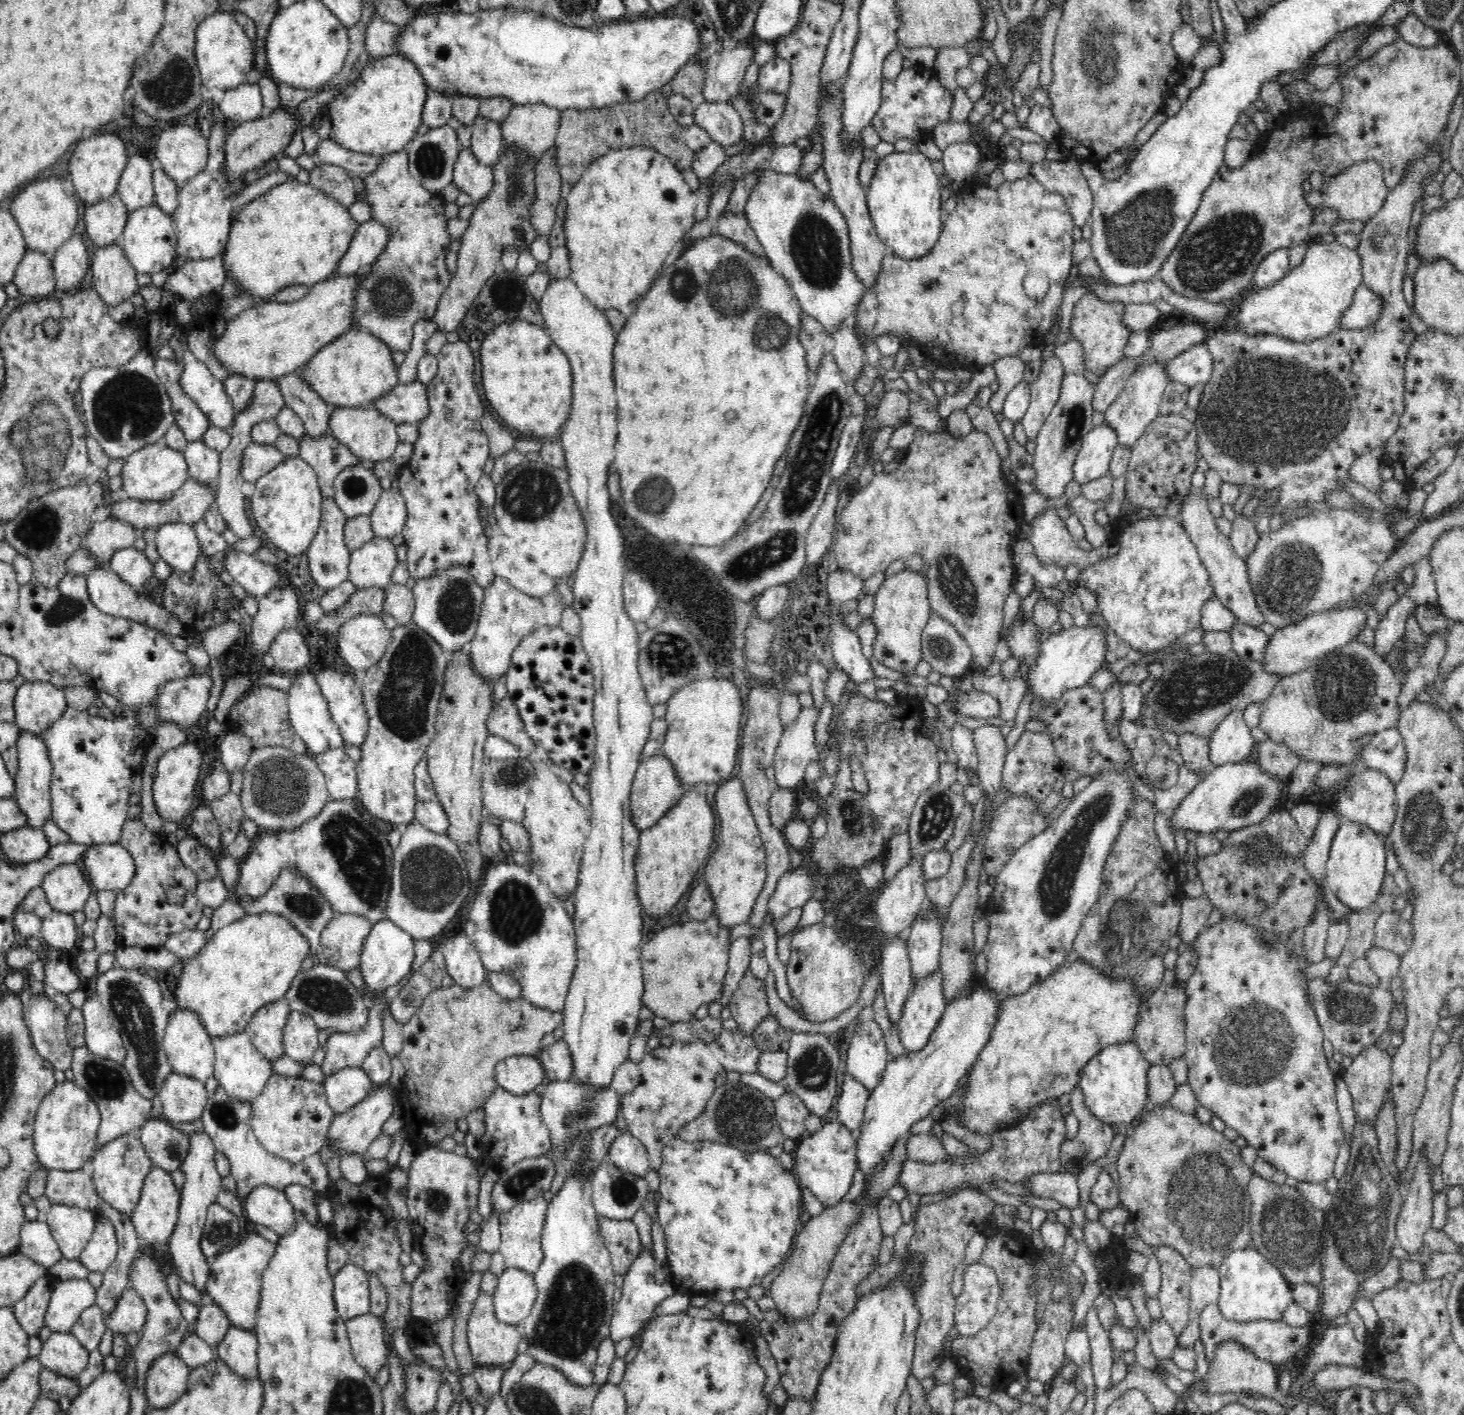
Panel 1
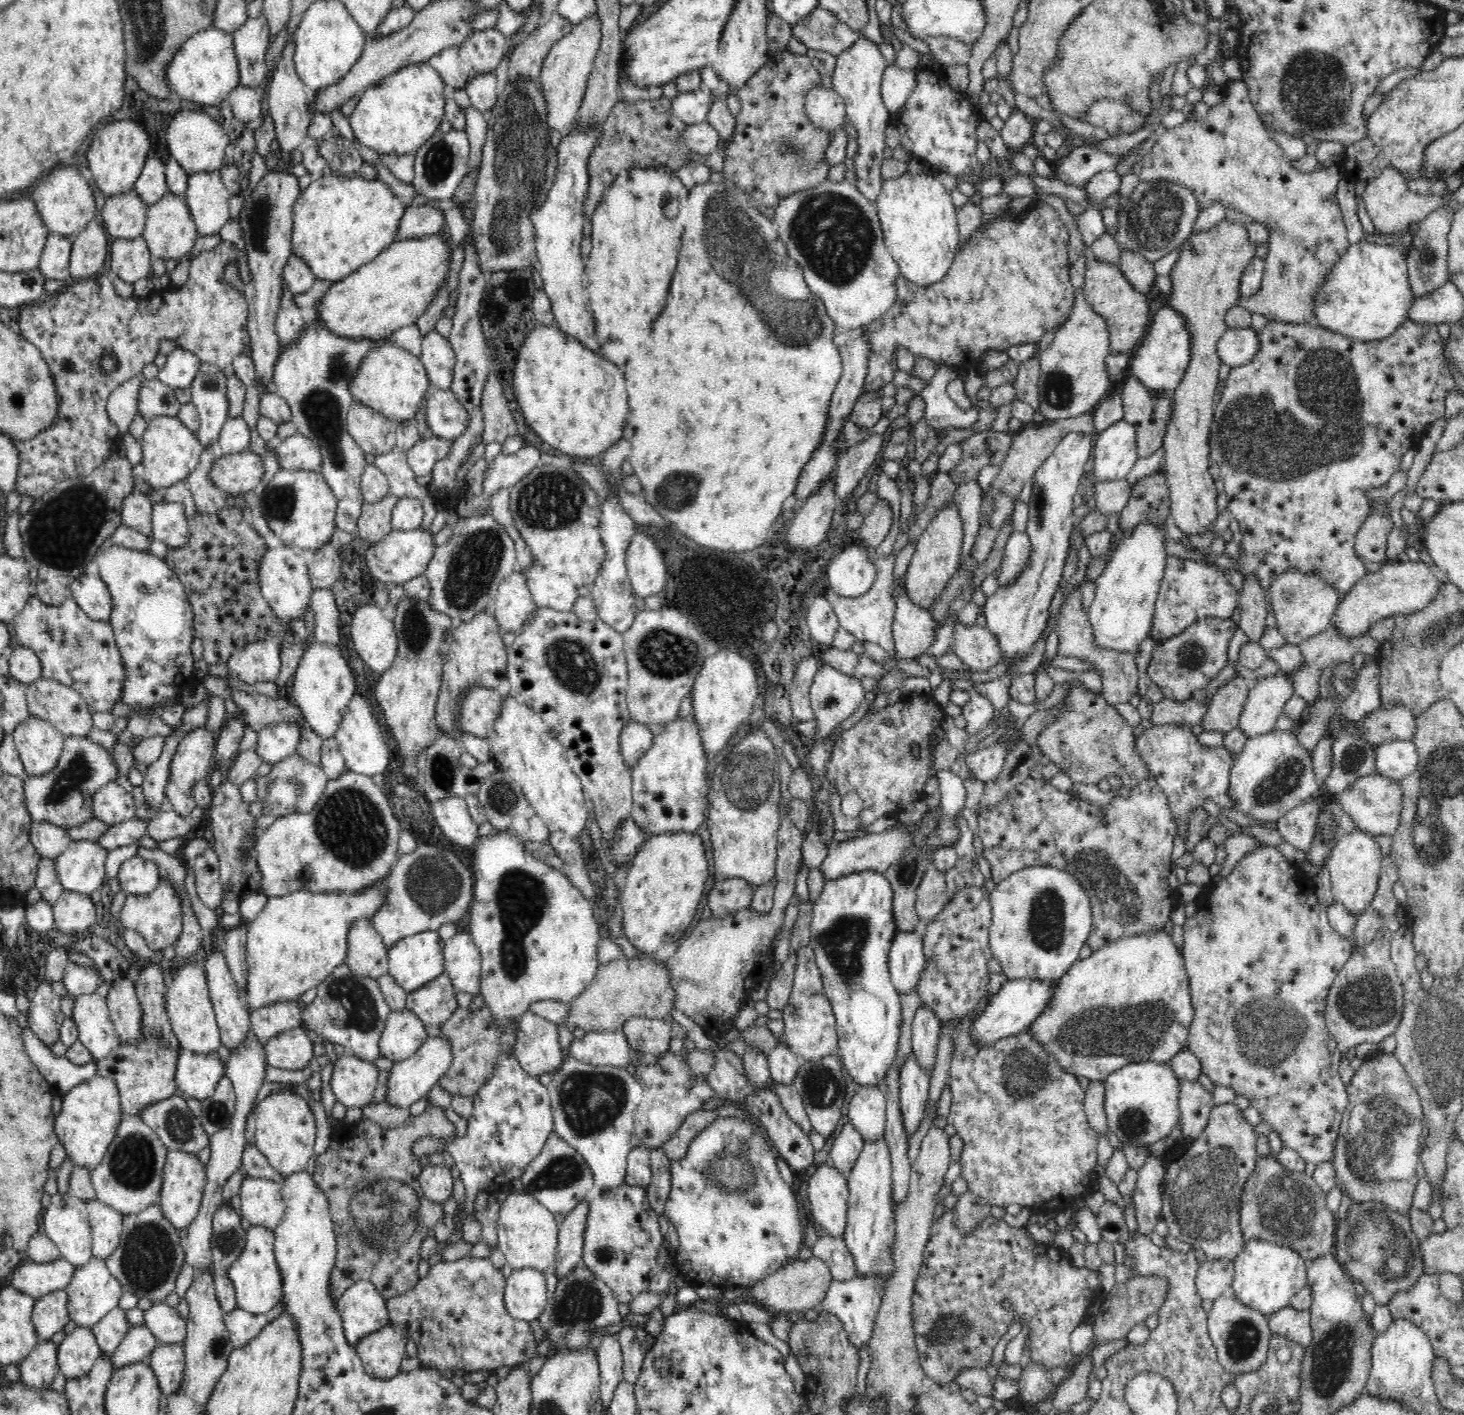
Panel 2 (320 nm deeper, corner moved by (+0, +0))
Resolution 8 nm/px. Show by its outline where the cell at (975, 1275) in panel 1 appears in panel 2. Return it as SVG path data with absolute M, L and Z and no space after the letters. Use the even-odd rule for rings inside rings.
M952 1208L945 1209L942 1216L933 1222L930 1228L930 1236L928 1237L929 1242L926 1244L926 1249L923 1251L922 1264L918 1276L916 1277L911 1303L913 1331L915 1332L915 1345L917 1346L919 1361L924 1372L930 1378L933 1378L936 1383L946 1387L956 1380L956 1374L958 1374L962 1368L984 1368L986 1364L991 1362L995 1343L1000 1340L1003 1334L1006 1334L1014 1316L1019 1316L1022 1320L1021 1323L1025 1322L1025 1324L1028 1324L1028 1328L1030 1328L1027 1337L1030 1338L1029 1348L1032 1363L1042 1364L1048 1370L1052 1370L1056 1368L1056 1366L1065 1368L1070 1364L1073 1355L1073 1350L1070 1345L1072 1330L1084 1322L1088 1304L1092 1304L1092 1298L1095 1297L1094 1294L1101 1288L1100 1279L1098 1279L1098 1273L1096 1273L1096 1271L1088 1269L1086 1266L1075 1267L1068 1254L1056 1250L1056 1247L1039 1244L1034 1238L1030 1237L1025 1227L1012 1227L1008 1225L1004 1219L994 1218L991 1214L977 1226L977 1229L973 1233L962 1235L962 1233L958 1231L956 1223L954 1223Z

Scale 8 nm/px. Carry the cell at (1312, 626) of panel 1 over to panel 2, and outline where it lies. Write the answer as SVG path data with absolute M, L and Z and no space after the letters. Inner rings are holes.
M1402 558L1395 562L1385 562L1375 573L1368 572L1339 598L1338 606L1332 614L1334 626L1340 628L1342 638L1356 638L1369 633L1374 623L1388 616L1398 614L1414 614L1430 604L1434 594L1438 594L1438 586L1443 576L1433 562L1422 560L1413 562Z

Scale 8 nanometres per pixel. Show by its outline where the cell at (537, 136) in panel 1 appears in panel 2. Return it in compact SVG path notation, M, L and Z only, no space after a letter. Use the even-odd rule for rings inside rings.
M595 9L589 17L573 25L570 34L556 42L546 56L546 60L542 62L542 70L537 80L538 85L542 87L542 96L546 99L546 109L548 109L546 125L550 126L550 129L564 132L578 116L584 90L600 48L600 38L602 38L602 23Z

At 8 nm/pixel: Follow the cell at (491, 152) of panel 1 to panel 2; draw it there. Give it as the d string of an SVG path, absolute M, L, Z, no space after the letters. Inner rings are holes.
M492 71L474 75L468 79L465 90L472 107L482 114L488 113L497 101L496 75Z

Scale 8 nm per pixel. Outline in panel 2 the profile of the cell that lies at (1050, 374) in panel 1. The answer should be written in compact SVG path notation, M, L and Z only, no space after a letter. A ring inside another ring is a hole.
M1036 188L1040 200L1046 202L1050 206L1054 206L1054 210L1058 210L1058 214L1062 214L1062 222L1066 226L1066 231L1070 234L1069 251L1070 251L1070 274L1071 282L1075 289L1074 308L1065 322L1056 332L1055 337L1049 341L1044 350L1040 350L1039 354L1039 378L1038 378L1038 408L1039 413L1047 418L1048 421L1060 420L1064 418L1074 418L1080 416L1082 412L1094 411L1100 400L1109 392L1111 381L1108 377L1108 369L1106 369L1106 358L1110 355L1110 331L1106 328L1106 321L1094 312L1094 309L1088 306L1088 302L1083 296L1083 280L1085 277L1085 259L1086 250L1082 235L1076 227L1074 216L1067 210L1066 202L1056 196L1044 194Z

